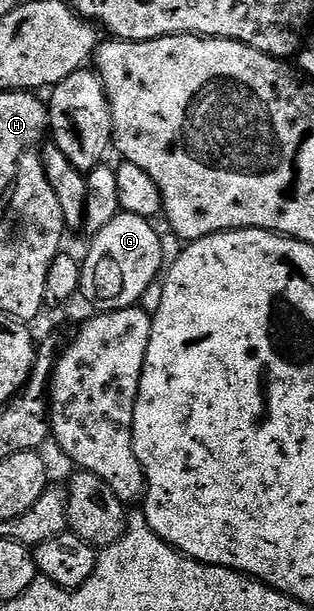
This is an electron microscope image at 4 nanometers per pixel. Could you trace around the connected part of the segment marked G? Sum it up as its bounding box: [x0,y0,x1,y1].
[82,212,164,311]

